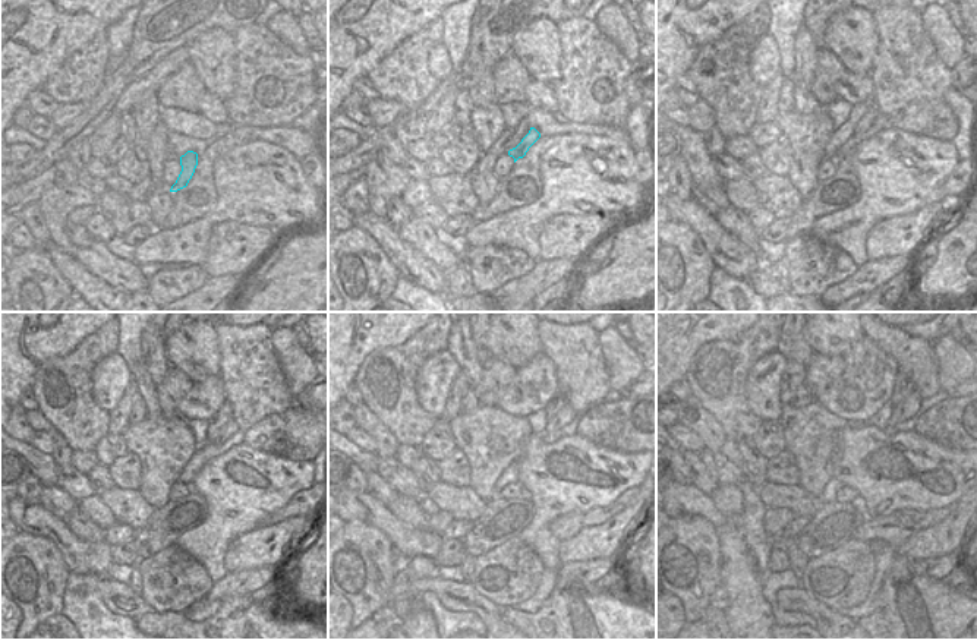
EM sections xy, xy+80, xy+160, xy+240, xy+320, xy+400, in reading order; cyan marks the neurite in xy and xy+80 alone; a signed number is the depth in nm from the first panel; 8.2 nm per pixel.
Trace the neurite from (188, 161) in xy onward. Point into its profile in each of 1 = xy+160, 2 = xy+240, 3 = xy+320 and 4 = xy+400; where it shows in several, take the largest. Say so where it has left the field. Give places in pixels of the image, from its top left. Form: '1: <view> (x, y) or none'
1: xy+160 (873, 122)
2: xy+240 (229, 435)
3: xy+320 (566, 415)
4: xy+400 (904, 410)

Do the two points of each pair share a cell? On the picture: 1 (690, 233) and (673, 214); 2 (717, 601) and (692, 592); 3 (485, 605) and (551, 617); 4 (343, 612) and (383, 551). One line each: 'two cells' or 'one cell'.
1: two cells
2: two cells
3: two cells
4: two cells

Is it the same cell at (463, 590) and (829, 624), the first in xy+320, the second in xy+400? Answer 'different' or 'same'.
same

